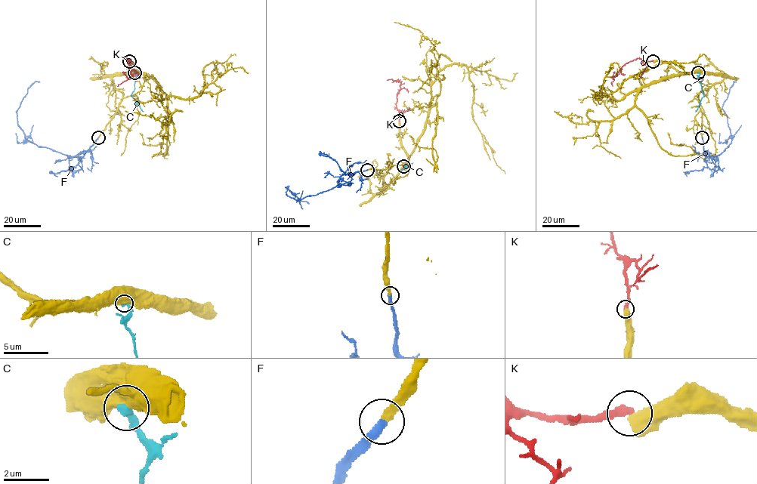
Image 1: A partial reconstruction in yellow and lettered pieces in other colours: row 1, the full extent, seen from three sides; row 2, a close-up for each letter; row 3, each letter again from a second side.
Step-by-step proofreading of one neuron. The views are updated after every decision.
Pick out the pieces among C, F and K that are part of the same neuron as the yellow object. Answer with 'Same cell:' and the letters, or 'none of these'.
Same cell: F

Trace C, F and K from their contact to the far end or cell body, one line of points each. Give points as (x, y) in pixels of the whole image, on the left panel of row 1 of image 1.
C: (134, 72), (137, 78), (131, 96), (143, 111)
F: (97, 137), (82, 156), (76, 157), (27, 140), (17, 122), (16, 110), (28, 89), (36, 81), (40, 82)
K: (129, 60), (127, 59), (131, 67), (131, 76), (117, 86)

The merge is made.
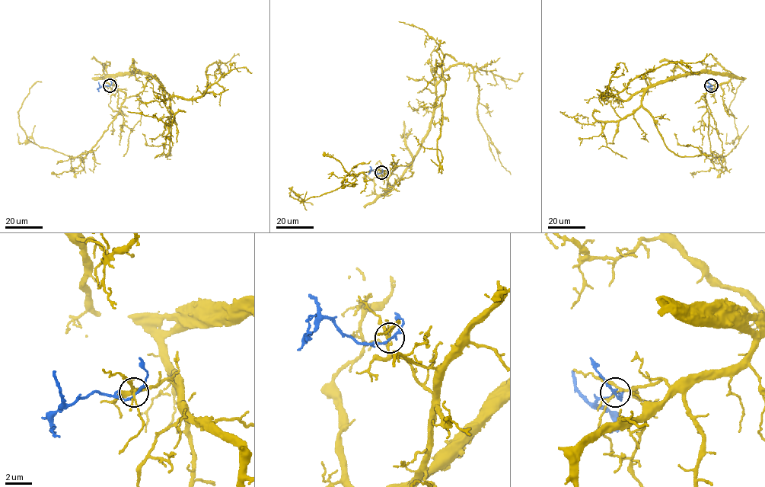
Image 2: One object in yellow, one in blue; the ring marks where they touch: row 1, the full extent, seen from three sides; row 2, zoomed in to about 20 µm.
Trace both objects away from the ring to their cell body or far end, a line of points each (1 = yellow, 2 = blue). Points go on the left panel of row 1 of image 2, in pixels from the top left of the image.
1: (109, 85), (117, 76), (145, 72), (162, 84), (164, 100), (197, 98), (206, 91), (209, 65), (239, 56)
2: (109, 85), (100, 87), (99, 91)

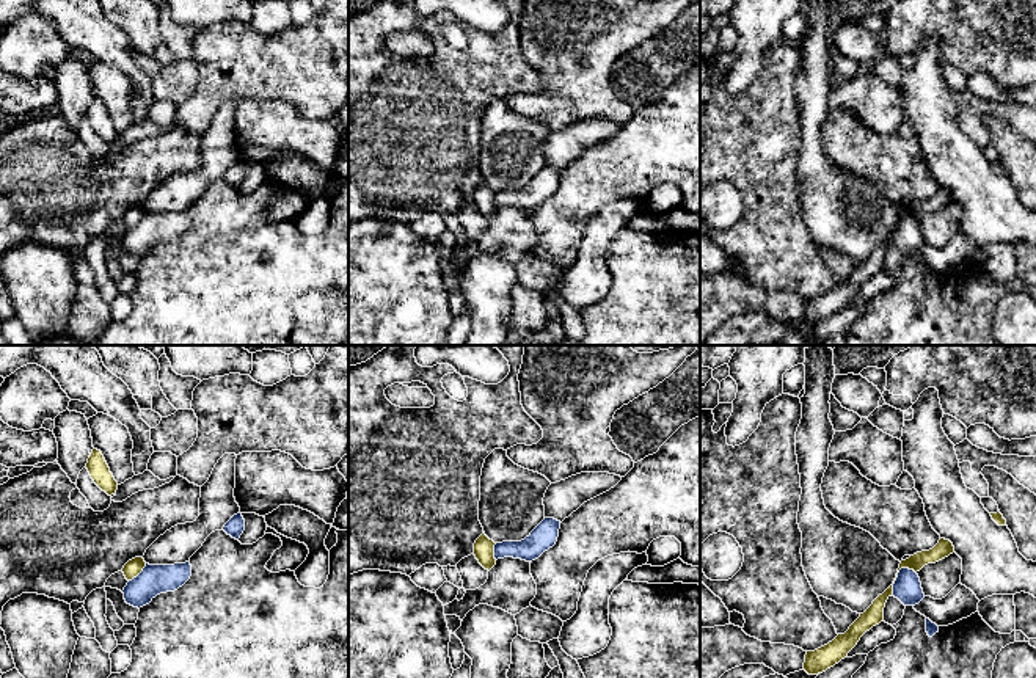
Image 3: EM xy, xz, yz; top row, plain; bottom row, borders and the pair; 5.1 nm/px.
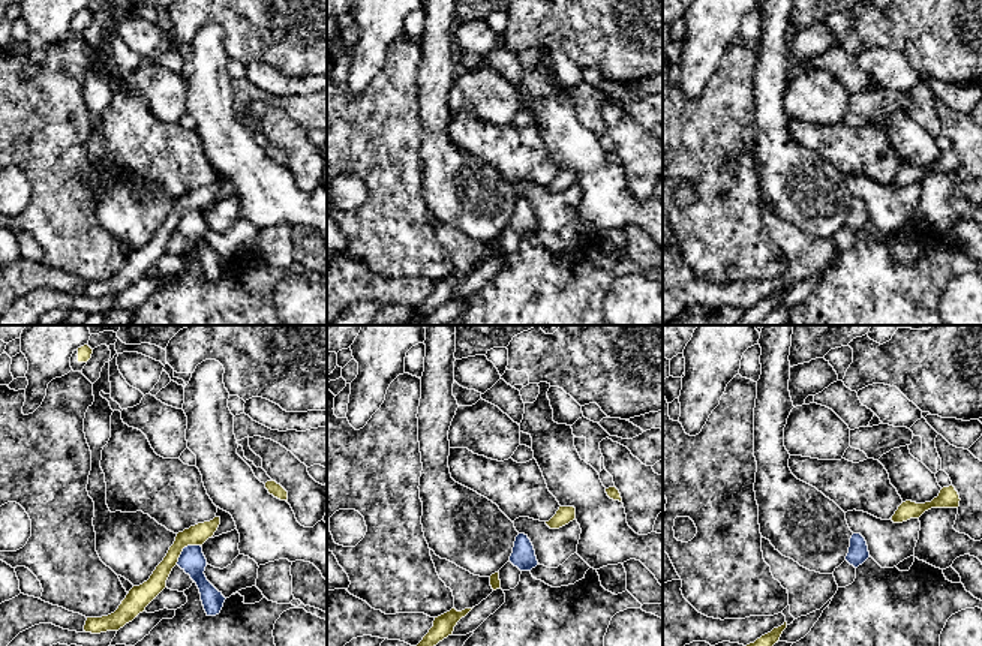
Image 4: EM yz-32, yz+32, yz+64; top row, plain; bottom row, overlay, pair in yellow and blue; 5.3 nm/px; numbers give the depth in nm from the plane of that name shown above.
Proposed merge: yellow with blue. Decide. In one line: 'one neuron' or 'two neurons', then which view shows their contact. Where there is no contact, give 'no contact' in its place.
two neurons; contact in yz

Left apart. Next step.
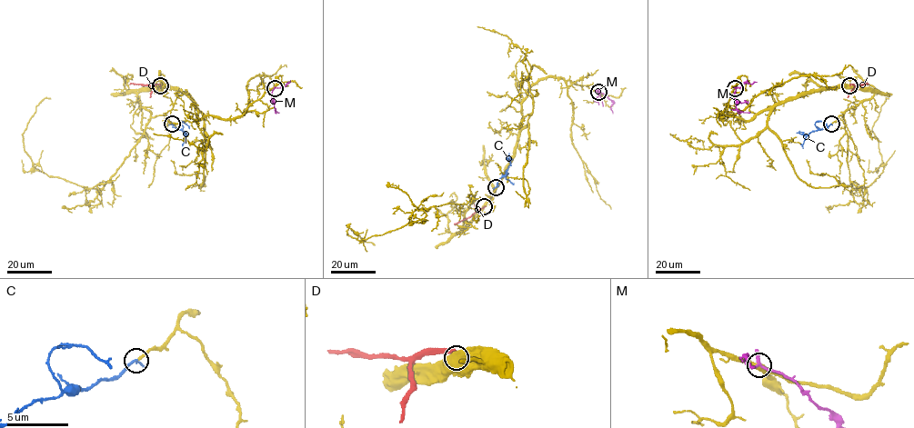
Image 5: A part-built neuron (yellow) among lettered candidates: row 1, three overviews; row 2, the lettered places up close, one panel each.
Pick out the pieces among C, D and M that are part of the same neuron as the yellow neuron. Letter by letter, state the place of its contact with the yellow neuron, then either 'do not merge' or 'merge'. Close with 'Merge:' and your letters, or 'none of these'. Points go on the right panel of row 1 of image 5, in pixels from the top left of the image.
C: (831, 124) | merge
D: (849, 85) | do not merge
M: (735, 88) | do not merge
Merge: C

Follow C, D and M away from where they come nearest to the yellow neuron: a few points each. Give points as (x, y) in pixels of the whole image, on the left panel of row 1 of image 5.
C: (171, 124), (186, 134), (184, 148)
D: (160, 85), (129, 84)
M: (275, 87), (272, 98), (279, 113)

